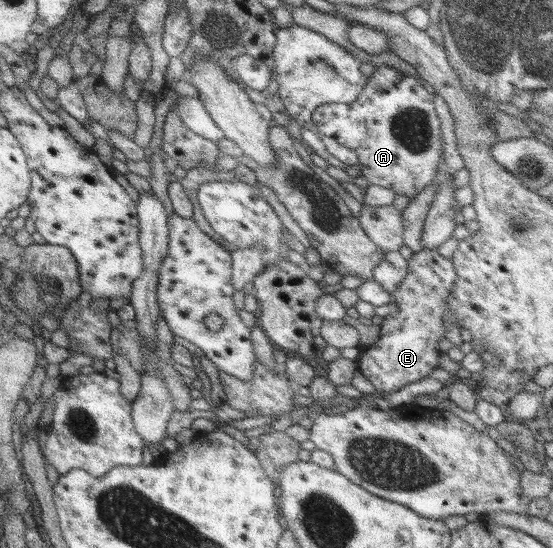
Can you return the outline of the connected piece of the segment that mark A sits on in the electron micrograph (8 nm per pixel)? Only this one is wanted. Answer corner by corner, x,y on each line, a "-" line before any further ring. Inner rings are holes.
387,65
374,69
352,102
317,106
311,112
311,119
320,134
330,136
353,152
360,168
358,176
366,178
370,185
390,188
398,196
413,199
425,186
431,184
437,168
443,164
444,143
440,134
440,123
432,106
432,95
413,77
403,75

